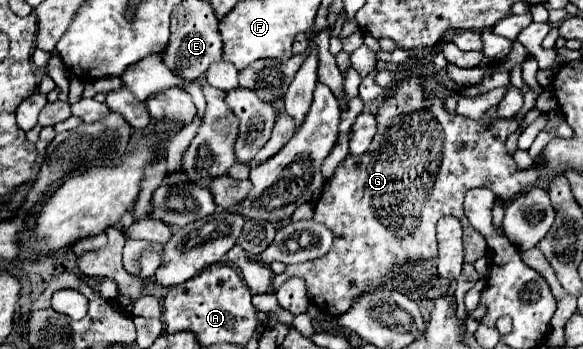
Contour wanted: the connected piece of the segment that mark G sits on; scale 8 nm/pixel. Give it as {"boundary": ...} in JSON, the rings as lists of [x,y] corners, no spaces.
{"boundary":[[[414,71],[408,79],[396,85],[392,97],[388,97],[378,115],[378,133],[372,141],[368,153],[364,155],[348,155],[344,163],[336,169],[336,173],[324,183],[322,195],[314,205],[314,219],[324,223],[334,233],[332,249],[320,259],[288,265],[284,273],[274,275],[274,289],[278,289],[290,277],[302,277],[306,281],[306,291],[312,303],[330,317],[340,317],[346,313],[358,295],[368,293],[376,287],[384,287],[386,283],[400,279],[412,265],[420,265],[424,261],[432,261],[438,257],[436,245],[436,221],[444,215],[458,217],[464,225],[464,261],[474,263],[484,257],[488,247],[480,233],[476,233],[468,219],[464,217],[464,195],[472,187],[486,187],[494,191],[504,201],[510,201],[526,187],[532,187],[538,179],[538,171],[534,167],[520,171],[514,159],[506,153],[504,141],[510,133],[516,131],[514,121],[504,121],[504,125],[488,125],[488,117],[484,121],[472,121],[468,117],[448,113],[444,109],[444,101],[438,97],[422,97],[420,73]]]}

